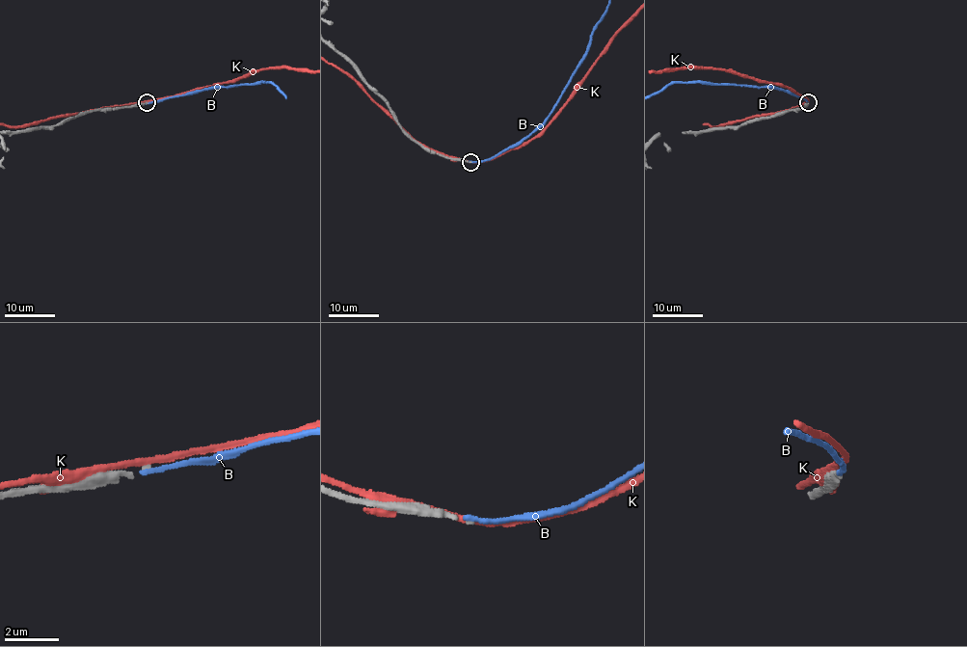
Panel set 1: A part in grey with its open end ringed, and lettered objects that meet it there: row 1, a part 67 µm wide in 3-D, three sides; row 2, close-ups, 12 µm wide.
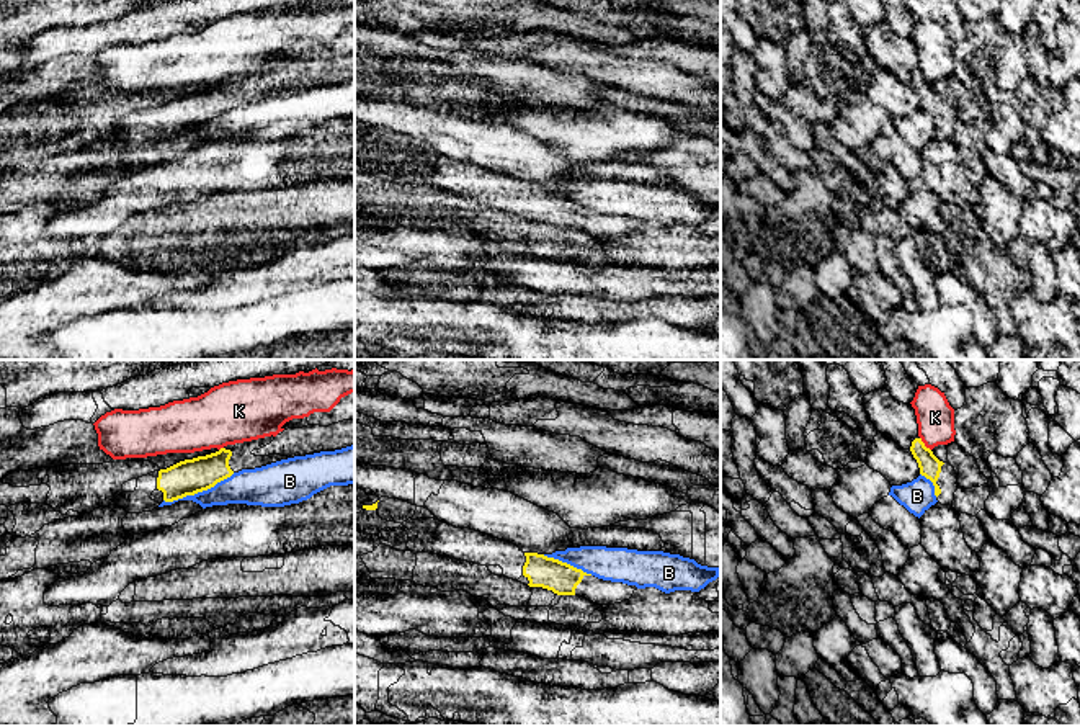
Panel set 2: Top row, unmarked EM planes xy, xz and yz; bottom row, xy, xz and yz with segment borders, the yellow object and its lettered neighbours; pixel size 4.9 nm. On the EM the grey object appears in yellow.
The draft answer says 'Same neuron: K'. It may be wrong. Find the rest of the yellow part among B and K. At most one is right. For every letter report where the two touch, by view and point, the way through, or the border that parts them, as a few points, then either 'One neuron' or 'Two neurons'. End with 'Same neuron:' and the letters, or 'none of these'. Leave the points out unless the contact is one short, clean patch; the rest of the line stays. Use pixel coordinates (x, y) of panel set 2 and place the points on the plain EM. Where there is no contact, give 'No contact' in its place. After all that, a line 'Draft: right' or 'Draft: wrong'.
B: Touches yellow at xy (198, 125). Boundary: xy (234, 107), (206, 123), (164, 134). Two neurons
K: Touches yellow at yz (923, 77). Two neurons
Same neuron: none of these
Draft: wrong

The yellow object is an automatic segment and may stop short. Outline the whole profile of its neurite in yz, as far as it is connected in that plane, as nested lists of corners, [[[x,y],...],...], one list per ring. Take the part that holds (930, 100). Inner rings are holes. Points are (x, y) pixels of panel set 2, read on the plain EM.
[[[922,72],[912,75],[910,85],[918,96],[920,108],[933,116],[936,134],[941,139],[951,139],[954,126],[959,123],[954,101],[939,95]]]

